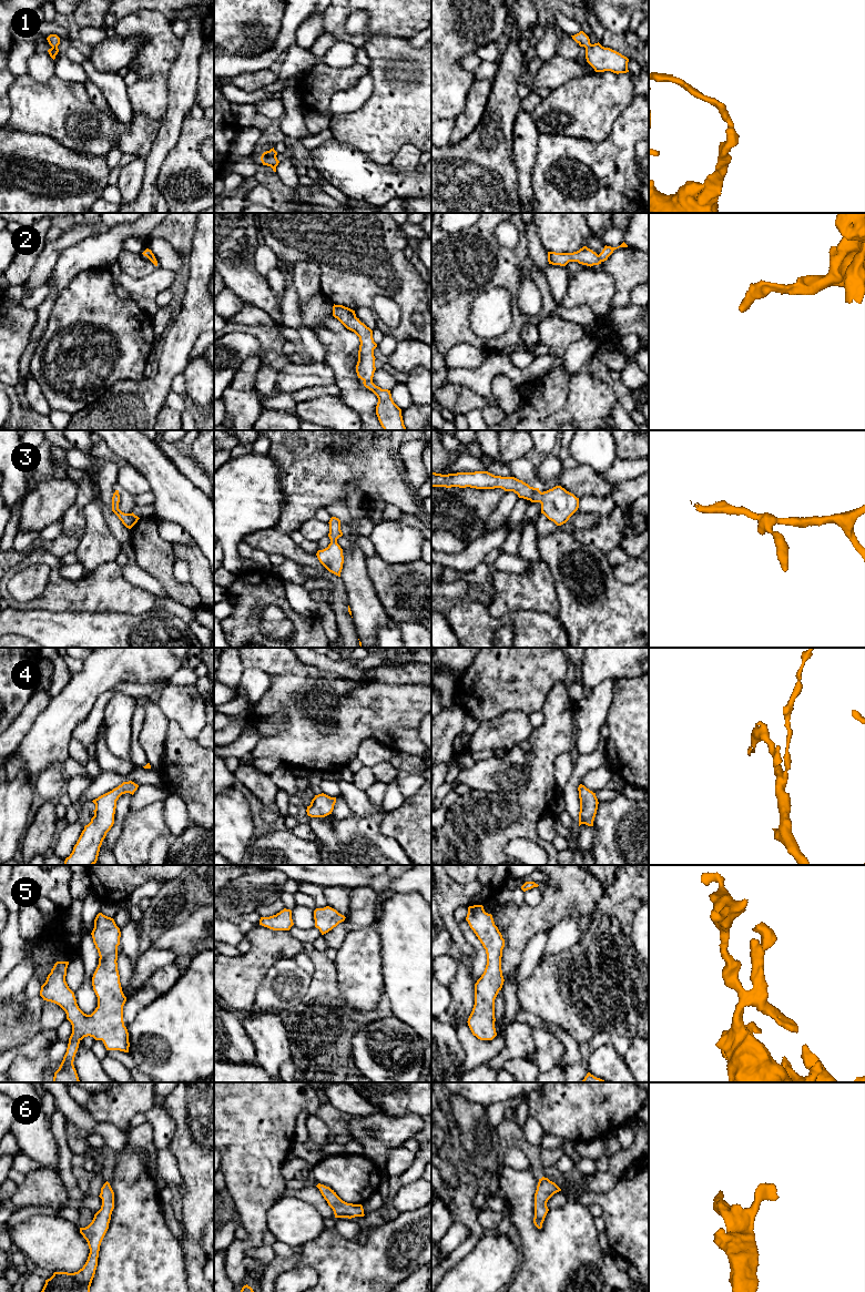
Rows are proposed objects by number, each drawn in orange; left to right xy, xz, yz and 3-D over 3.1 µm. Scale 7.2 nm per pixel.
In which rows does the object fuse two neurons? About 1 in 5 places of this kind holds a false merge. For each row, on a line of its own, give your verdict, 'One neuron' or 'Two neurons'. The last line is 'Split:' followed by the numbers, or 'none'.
1: One neuron
2: One neuron
3: One neuron
4: One neuron
5: One neuron
6: One neuron
Split: none

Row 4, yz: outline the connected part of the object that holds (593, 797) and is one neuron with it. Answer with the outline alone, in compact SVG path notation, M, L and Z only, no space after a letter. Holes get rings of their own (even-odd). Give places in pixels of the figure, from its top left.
M582 784L579 785L578 791L580 798L579 826L581 824L593 826L599 804L596 793Z

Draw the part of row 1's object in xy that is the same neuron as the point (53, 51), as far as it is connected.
M50 34L47 38L49 44L52 47L51 49L48 50L50 57L54 60L55 55L59 52L58 45L60 44L60 38L57 34Z

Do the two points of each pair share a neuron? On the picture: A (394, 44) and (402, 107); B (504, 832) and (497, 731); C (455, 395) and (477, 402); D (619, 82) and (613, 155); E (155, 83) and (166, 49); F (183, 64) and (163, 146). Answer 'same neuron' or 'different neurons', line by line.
A: same neuron
B: different neurons
C: same neuron
D: different neurons
E: different neurons
F: same neuron

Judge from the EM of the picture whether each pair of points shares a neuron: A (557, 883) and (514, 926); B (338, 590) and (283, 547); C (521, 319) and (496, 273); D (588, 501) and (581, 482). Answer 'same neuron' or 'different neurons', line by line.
A: same neuron
B: same neuron
C: same neuron
D: different neurons

